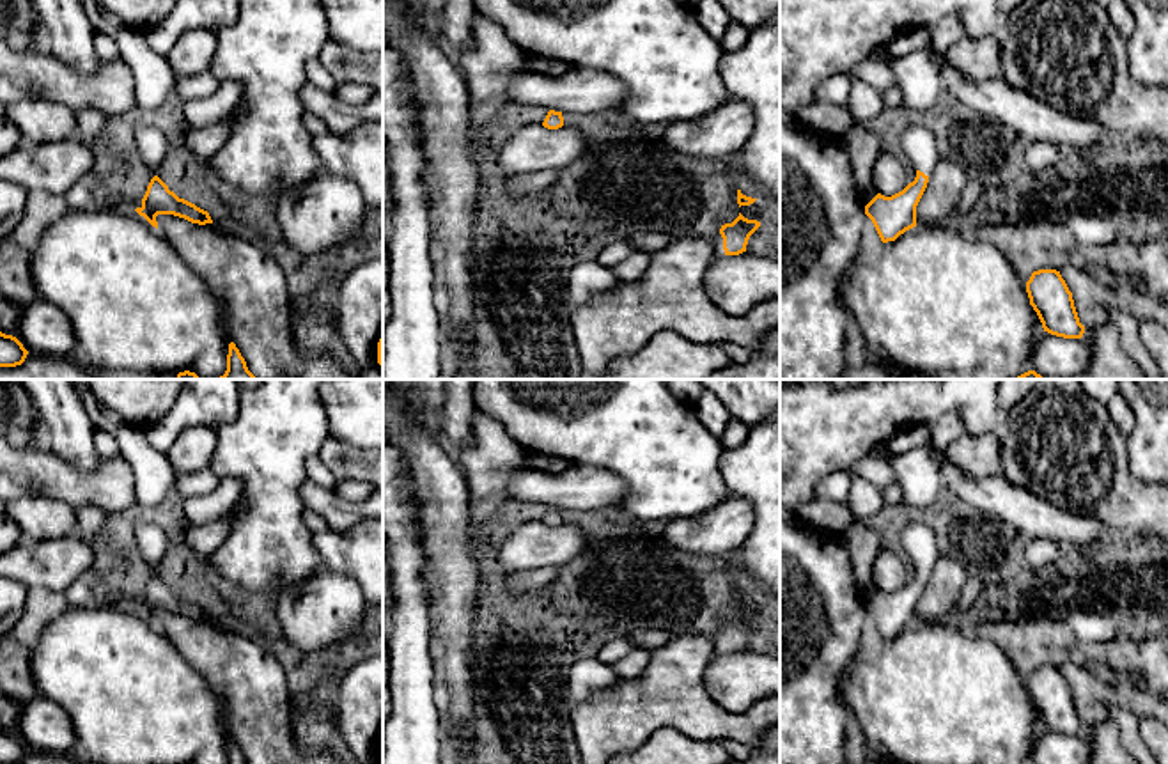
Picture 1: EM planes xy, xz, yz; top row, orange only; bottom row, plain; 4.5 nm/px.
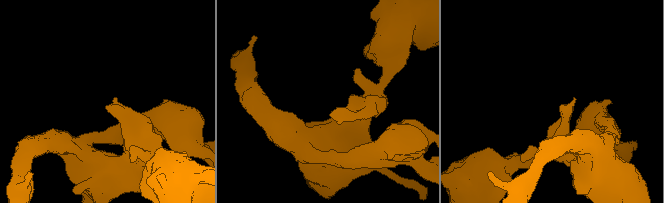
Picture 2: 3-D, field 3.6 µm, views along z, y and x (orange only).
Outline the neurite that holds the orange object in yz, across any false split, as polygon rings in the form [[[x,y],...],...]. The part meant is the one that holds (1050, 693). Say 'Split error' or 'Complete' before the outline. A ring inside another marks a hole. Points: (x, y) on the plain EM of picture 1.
Complete. [[[1033,668],[1026,679],[1026,690],[1044,729],[1063,736],[1083,734],[1085,723],[1079,720],[1072,690],[1060,668]]]

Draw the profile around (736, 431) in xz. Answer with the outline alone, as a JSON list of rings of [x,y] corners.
[[[730,417],[720,440],[721,440],[723,447],[727,447],[727,448],[741,447],[746,441],[750,429],[751,427],[748,427],[744,422]]]

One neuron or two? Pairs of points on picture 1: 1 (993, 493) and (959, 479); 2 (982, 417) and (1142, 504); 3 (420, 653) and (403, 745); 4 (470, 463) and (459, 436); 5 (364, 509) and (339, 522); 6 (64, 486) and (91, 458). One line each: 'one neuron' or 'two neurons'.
1: one neuron
2: two neurons
3: one neuron
4: two neurons
5: one neuron
6: two neurons

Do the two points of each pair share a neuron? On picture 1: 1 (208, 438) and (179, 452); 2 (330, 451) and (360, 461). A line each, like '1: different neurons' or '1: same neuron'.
1: same neuron
2: same neuron

